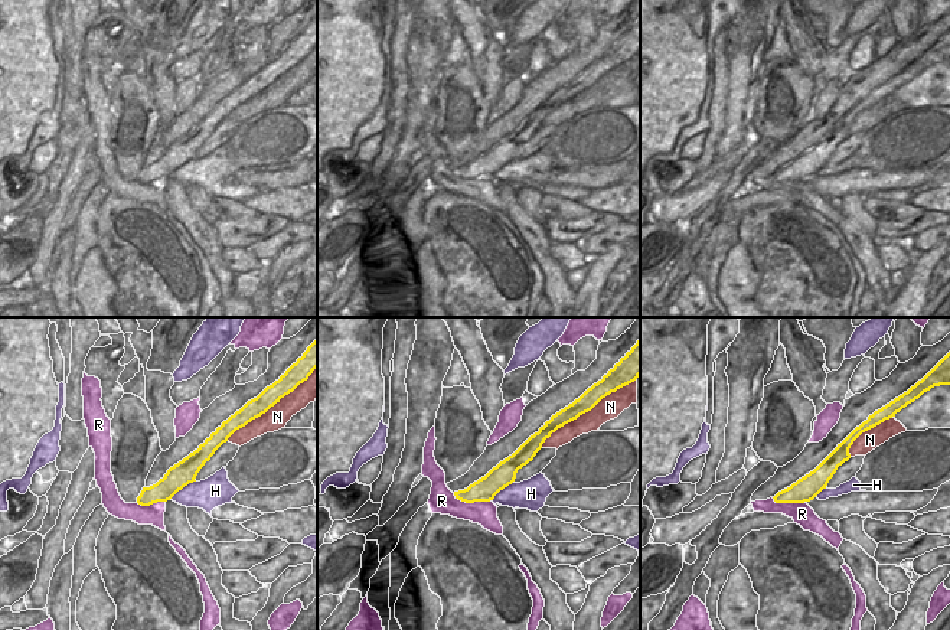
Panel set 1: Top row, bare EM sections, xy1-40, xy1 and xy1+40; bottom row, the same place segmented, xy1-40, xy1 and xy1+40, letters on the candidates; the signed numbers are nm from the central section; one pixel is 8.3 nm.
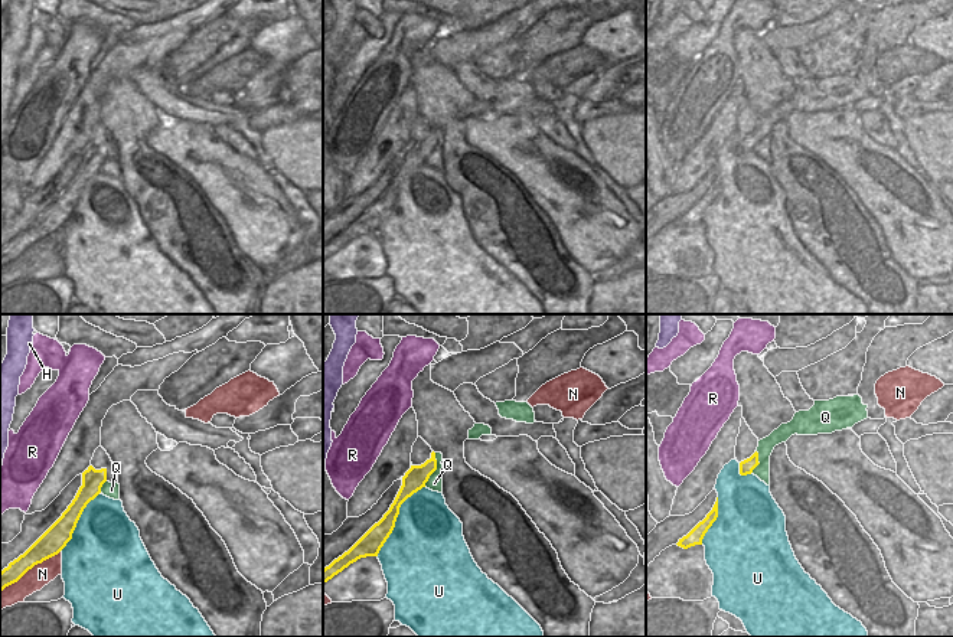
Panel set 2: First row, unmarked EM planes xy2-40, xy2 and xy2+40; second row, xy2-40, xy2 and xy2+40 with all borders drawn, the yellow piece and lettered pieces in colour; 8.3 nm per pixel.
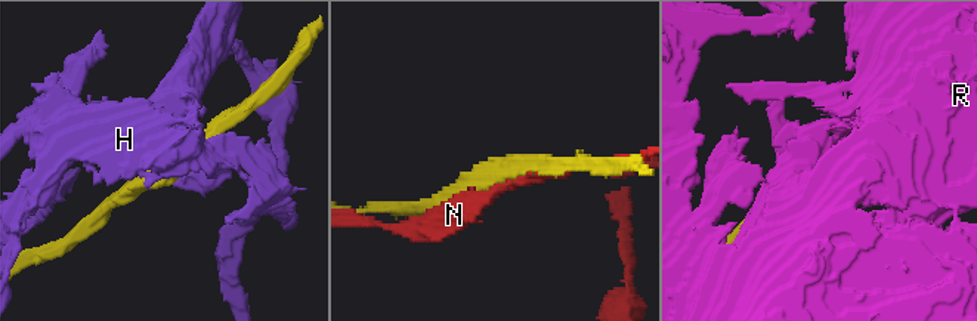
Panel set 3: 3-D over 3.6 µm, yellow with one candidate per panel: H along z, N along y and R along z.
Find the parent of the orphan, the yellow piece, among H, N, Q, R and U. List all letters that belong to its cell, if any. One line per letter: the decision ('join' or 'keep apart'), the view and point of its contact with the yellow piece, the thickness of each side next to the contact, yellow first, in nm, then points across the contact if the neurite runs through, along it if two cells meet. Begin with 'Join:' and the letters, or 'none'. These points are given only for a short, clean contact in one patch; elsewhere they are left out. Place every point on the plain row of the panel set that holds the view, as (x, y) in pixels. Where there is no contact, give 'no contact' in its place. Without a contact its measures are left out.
Join: Q
H: keep apart; contact xy1-40 (182, 165); calibres 200 and 260 nm; border xy1-40 (195, 157), (185, 162), (169, 176)
N: keep apart; contact xy1 (586, 88); calibres 150 and 190 nm
Q: join; contact xy2 (436, 146); calibres 190 and 130 nm; way xy2 (417, 153), (426, 153), (436, 146), (434, 160)
R: keep apart; contact xy1 (472, 179); calibres 200 and 220 nm
U: keep apart; contact xy2 (395, 196); calibres 180 and 480 nm

